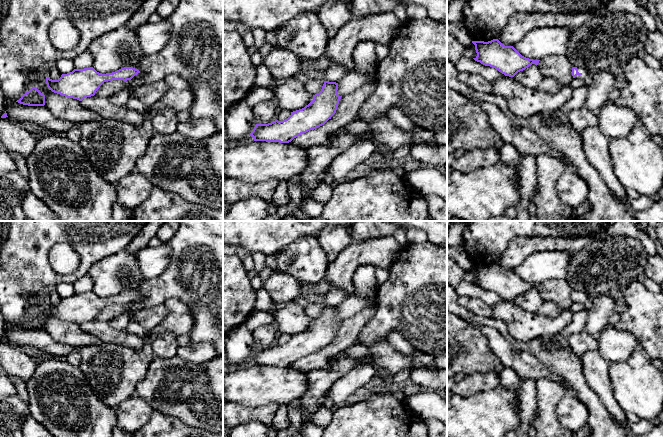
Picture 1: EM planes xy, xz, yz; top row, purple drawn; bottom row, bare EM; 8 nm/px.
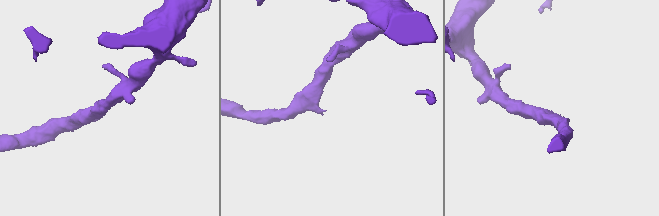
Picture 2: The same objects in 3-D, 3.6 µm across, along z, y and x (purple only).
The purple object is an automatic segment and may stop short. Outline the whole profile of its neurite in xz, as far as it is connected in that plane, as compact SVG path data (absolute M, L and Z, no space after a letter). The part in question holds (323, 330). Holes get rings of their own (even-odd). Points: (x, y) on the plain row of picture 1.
M324 305L321 315L313 319L313 324L304 332L291 336L291 339L283 345L256 348L249 360L252 360L254 365L289 367L301 358L324 349L336 337L342 321L338 319L337 314L338 307Z

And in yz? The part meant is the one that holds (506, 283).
M498 263L488 266L472 265L477 280L473 282L485 290L490 290L504 298L514 301L532 288L538 289L540 284L522 280L513 270L505 270Z

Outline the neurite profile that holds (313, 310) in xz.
M311 303L304 308L304 312L312 319L315 319L321 315L323 308L323 303Z

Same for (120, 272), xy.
M127 249L95 262L88 275L93 281L92 291L102 298L133 291L144 280L136 255Z

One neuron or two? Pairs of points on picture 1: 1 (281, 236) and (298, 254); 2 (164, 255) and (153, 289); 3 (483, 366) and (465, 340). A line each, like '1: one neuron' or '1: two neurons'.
1: two neurons
2: two neurons
3: one neuron

